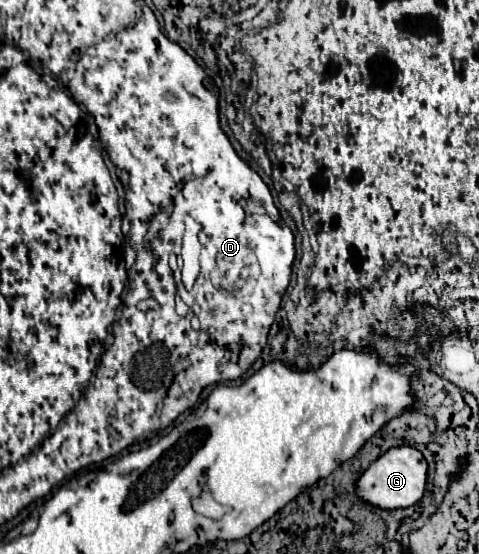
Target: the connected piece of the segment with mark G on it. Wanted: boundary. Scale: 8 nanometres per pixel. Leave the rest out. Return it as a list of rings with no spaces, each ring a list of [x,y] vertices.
[[[394,447],[386,451],[382,457],[378,457],[358,479],[356,493],[370,505],[376,505],[380,509],[404,509],[420,501],[426,489],[426,471],[428,463],[424,461],[424,455],[416,447]]]

